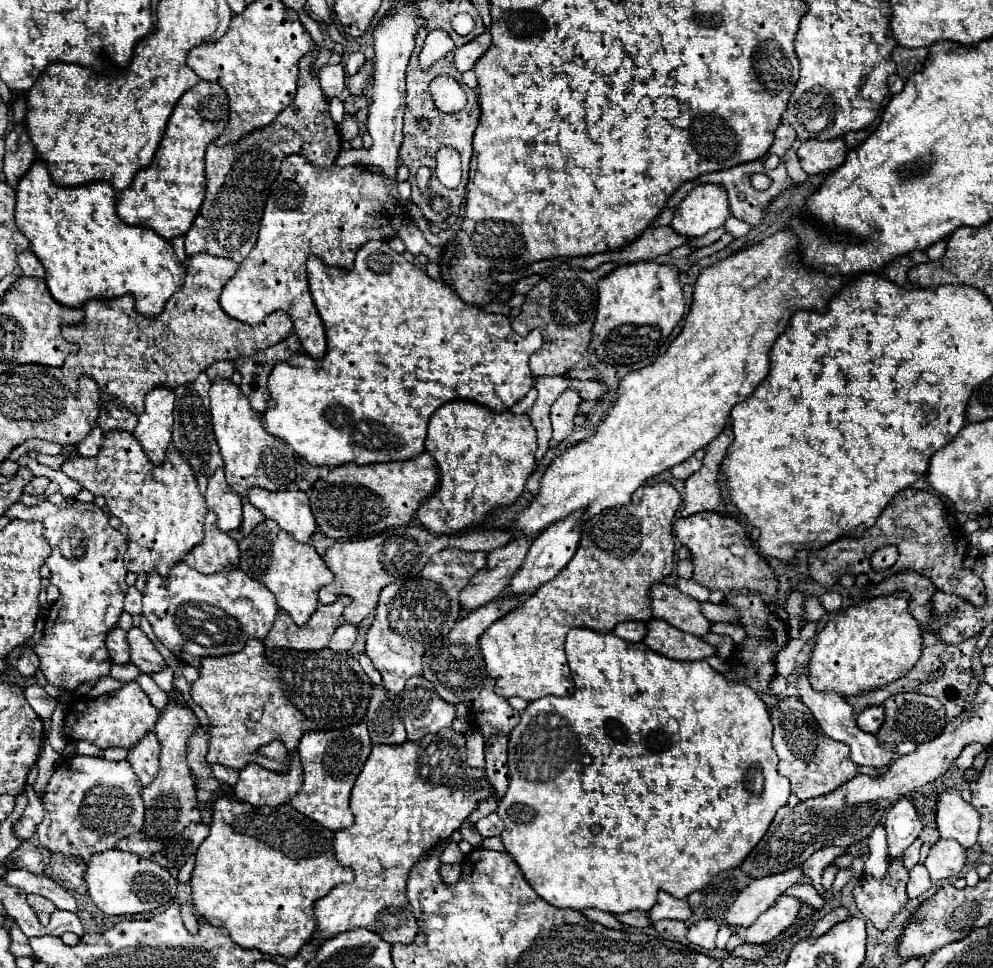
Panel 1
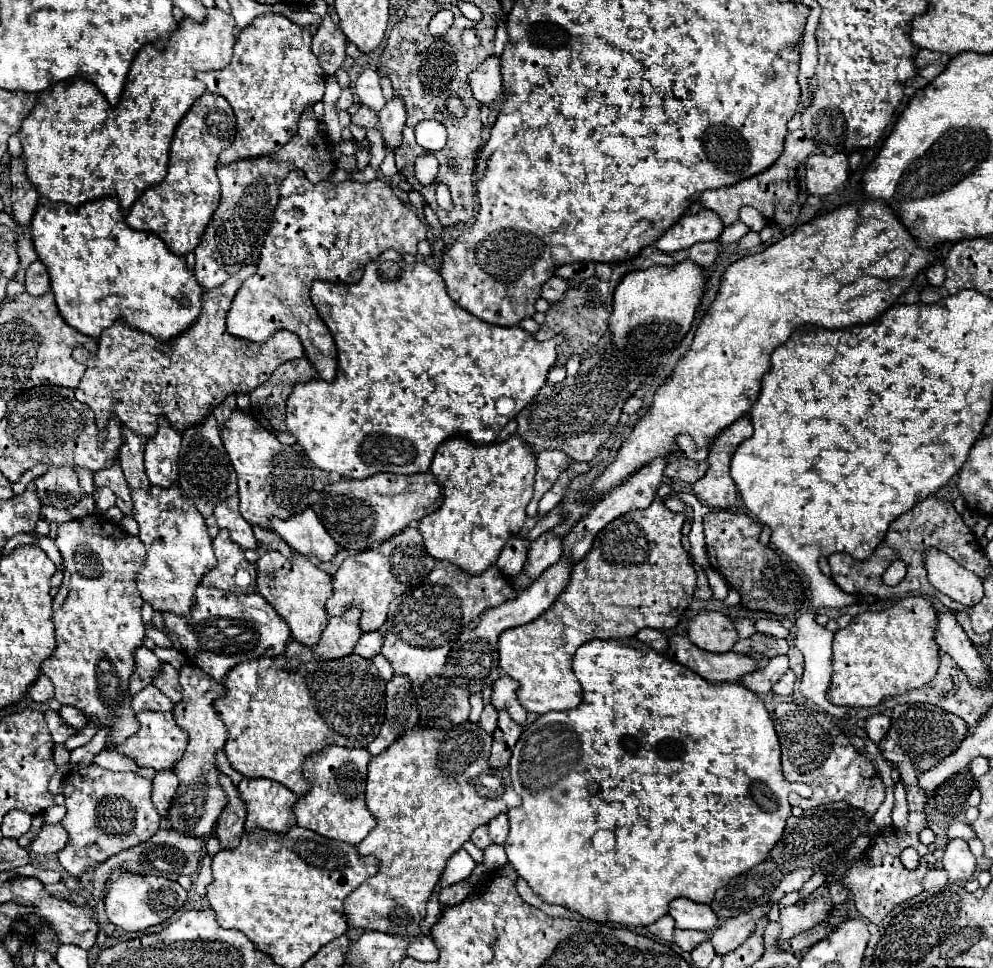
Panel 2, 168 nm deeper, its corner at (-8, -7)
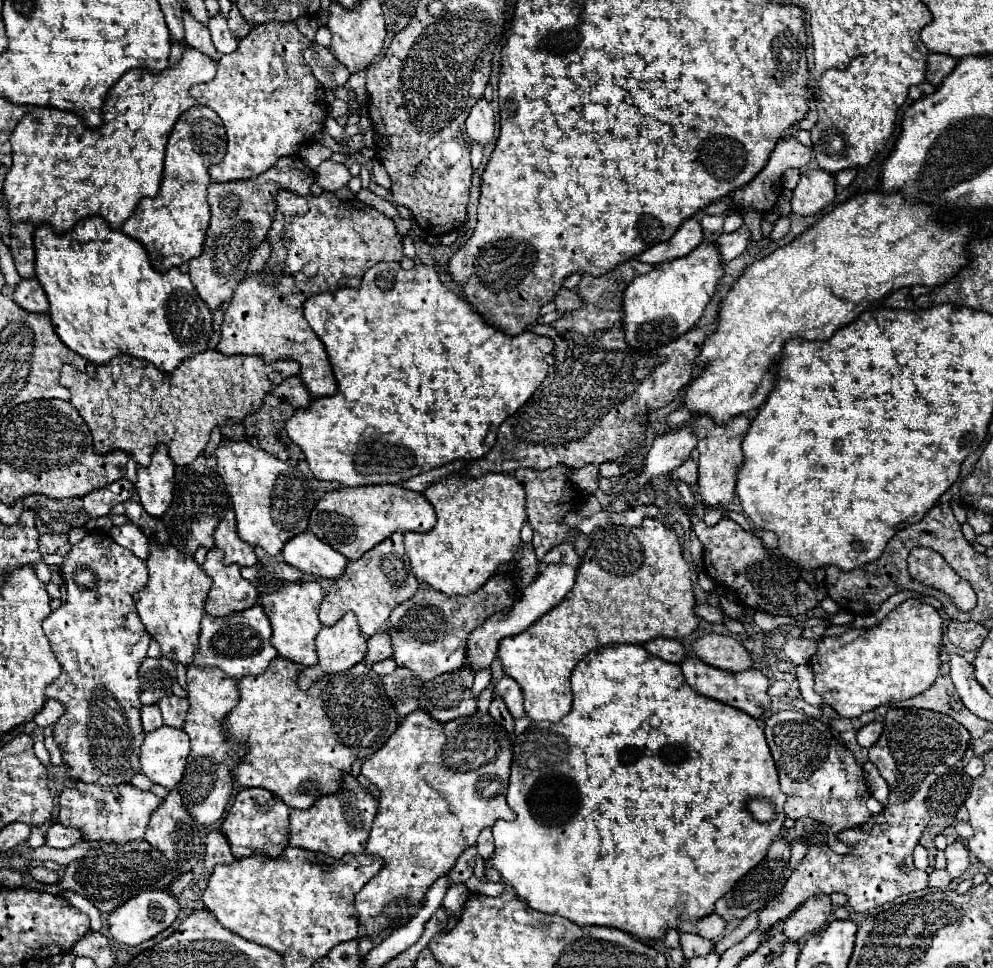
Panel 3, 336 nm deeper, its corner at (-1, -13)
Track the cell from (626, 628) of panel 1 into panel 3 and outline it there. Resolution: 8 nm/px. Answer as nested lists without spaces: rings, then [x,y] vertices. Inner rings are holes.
[[[656,638],[656,640],[650,640],[650,642],[644,644],[644,648],[650,654],[654,654],[654,656],[666,660],[666,662],[680,664],[686,658],[686,648],[682,646],[682,642],[680,640],[672,640],[672,638]]]

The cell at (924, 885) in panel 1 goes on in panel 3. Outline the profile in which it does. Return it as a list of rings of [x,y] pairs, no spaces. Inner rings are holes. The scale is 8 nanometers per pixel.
[[[934,870],[930,874],[930,886],[934,886],[934,888],[948,888],[950,882],[952,882],[952,878],[946,870]]]

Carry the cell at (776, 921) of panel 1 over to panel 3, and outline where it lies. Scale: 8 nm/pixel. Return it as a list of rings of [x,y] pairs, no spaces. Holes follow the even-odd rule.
[[[816,894],[788,916],[788,920],[784,922],[784,934],[792,940],[802,940],[802,936],[822,930],[830,920],[830,914],[832,914],[830,896]]]

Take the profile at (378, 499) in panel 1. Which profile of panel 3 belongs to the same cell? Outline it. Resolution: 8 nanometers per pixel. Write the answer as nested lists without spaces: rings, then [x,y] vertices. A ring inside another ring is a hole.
[[[358,486],[328,492],[310,514],[310,530],[350,560],[358,560],[394,532],[428,532],[436,524],[432,504],[420,492],[400,486]]]

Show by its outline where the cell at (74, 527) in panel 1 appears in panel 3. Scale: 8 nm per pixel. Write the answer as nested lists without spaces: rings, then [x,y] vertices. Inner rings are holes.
[[[90,532],[68,552],[62,576],[66,584],[66,598],[62,606],[52,610],[52,614],[44,620],[44,634],[48,636],[50,648],[62,666],[62,674],[46,688],[46,696],[58,700],[66,708],[64,716],[54,724],[52,738],[62,752],[68,778],[98,786],[130,784],[130,780],[140,772],[138,752],[144,736],[140,722],[142,686],[138,680],[138,668],[142,658],[146,658],[146,650],[152,640],[144,624],[138,620],[134,592],[146,588],[148,568],[146,562],[138,560],[128,548],[118,546],[108,532]]]

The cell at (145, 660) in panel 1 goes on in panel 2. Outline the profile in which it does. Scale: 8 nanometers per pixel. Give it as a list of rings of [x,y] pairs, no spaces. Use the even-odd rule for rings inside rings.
[[[167,662],[159,664],[159,668],[153,676],[153,686],[157,686],[165,696],[169,696],[171,702],[179,702],[183,698],[181,686],[179,686],[179,670],[175,670]]]

